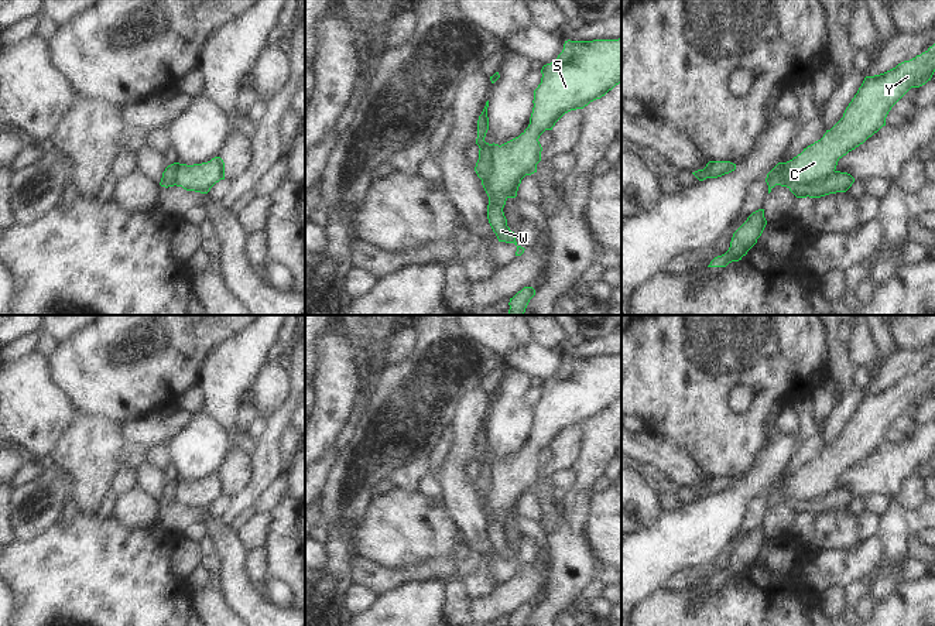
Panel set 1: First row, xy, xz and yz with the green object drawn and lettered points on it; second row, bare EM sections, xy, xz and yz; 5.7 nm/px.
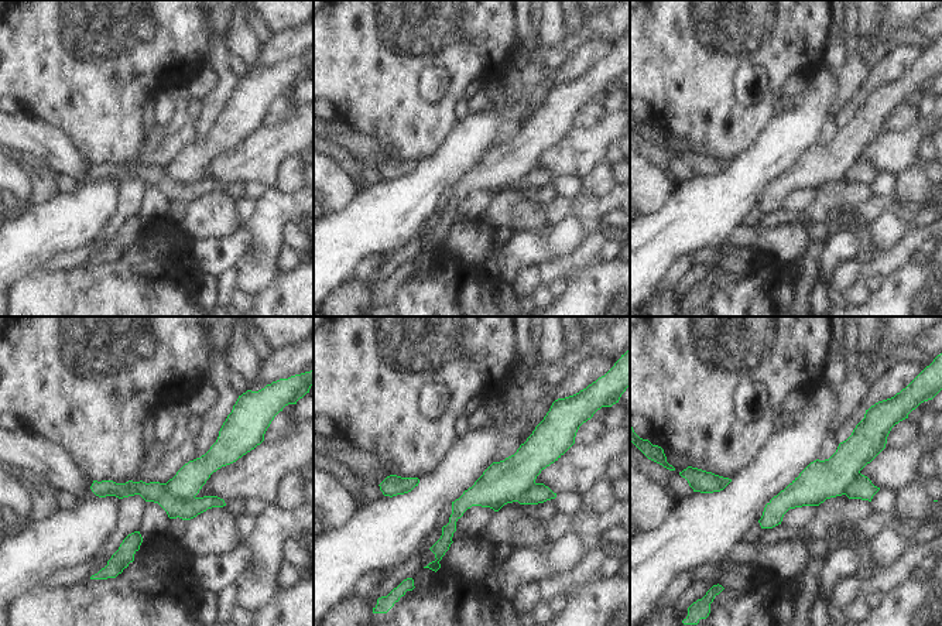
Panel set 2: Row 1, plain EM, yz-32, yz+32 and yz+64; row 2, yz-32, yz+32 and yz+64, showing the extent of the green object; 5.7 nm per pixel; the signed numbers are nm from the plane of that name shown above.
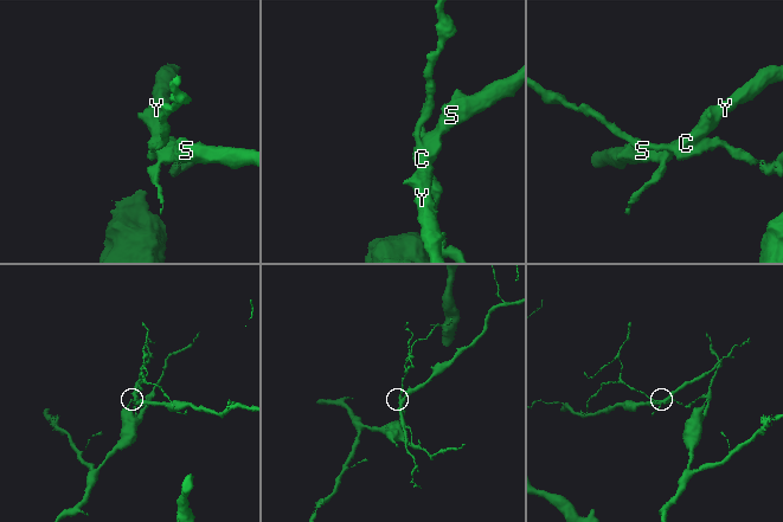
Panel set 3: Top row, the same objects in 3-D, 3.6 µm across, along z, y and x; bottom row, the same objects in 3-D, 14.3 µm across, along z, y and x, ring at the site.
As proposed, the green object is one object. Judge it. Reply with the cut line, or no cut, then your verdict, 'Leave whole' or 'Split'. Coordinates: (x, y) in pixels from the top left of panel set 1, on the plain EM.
Split along yz (835, 488), (825, 495), (810, 499), (791, 498), (787, 503). Split.

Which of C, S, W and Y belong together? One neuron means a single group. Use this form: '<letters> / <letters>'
C S Y / W

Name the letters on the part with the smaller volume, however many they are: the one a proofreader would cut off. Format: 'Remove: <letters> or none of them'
Remove: C, S, Y.

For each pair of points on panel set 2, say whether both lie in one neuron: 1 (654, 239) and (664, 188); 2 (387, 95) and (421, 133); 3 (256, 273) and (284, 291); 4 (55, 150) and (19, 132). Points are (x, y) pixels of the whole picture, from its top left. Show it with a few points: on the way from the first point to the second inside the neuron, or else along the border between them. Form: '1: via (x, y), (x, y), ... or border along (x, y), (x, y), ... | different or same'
1: border along (675, 188), (672, 195), (657, 211), (644, 215) | different
2: via (396, 105), (414, 123) | same
3: border along (280, 272), (278, 277), (253, 298) | different
4: via (47, 142), (27, 133) | same

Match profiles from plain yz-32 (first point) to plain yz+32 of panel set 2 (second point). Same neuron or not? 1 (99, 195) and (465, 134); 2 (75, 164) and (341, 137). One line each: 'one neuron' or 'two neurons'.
1: one neuron
2: one neuron

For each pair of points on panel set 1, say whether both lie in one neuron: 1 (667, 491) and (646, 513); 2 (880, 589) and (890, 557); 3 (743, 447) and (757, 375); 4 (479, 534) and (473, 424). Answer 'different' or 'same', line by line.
1: different
2: same
3: same
4: same

